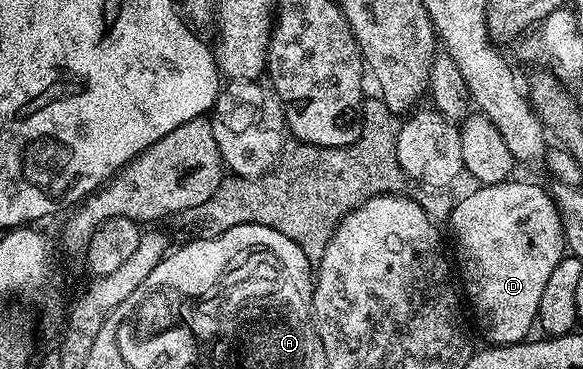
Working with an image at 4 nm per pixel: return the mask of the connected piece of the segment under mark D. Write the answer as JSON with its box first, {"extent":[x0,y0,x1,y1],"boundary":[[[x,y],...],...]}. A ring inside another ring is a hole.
{"extent":[451,183,565,345],"boundary":[[[488,183],[476,186],[451,211],[451,235],[459,246],[457,275],[463,278],[465,299],[475,310],[475,319],[491,345],[522,343],[532,334],[539,318],[541,293],[553,269],[565,257],[563,226],[555,200],[535,183]]]}

